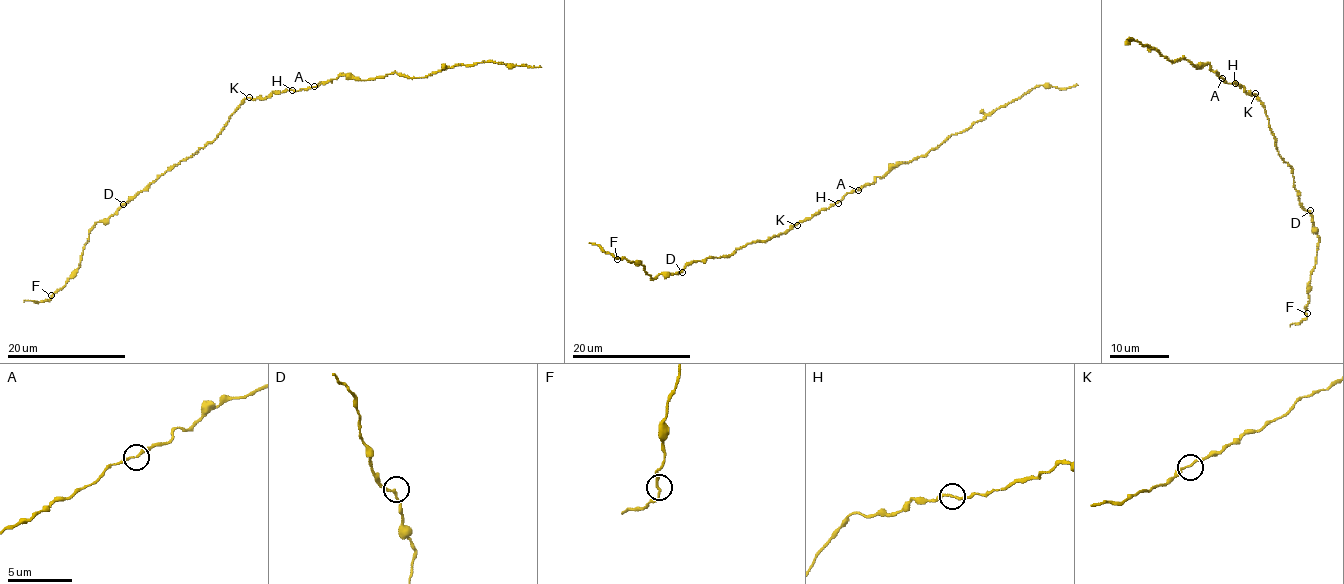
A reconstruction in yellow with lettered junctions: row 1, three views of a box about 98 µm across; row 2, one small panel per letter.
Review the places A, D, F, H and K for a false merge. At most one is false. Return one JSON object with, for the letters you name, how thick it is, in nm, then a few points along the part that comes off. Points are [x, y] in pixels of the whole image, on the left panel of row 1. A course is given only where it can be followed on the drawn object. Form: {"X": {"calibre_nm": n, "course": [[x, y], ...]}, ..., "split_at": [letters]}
{"split_at": []}

